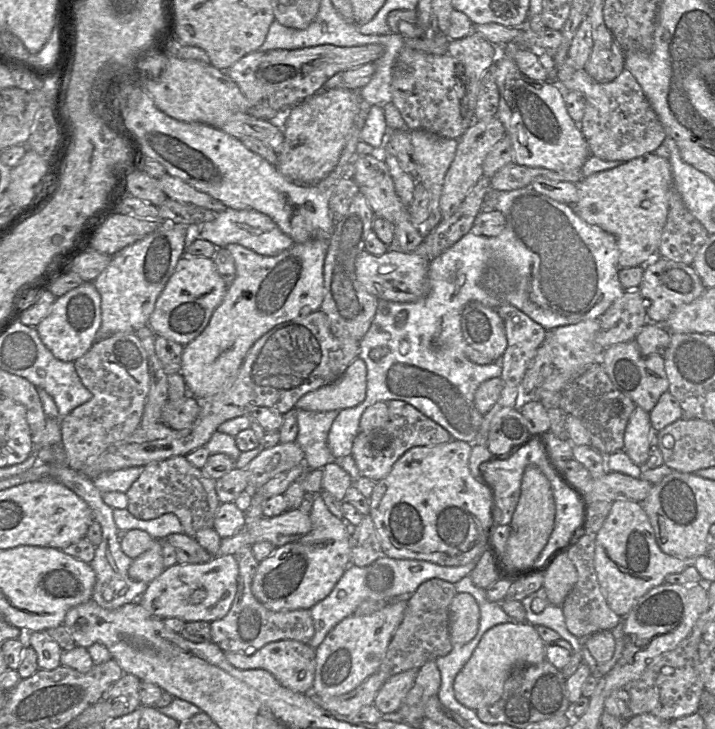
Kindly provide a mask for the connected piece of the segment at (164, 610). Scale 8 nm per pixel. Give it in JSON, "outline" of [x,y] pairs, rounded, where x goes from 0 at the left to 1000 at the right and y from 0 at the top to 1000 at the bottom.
{"outline":[[[324,760],[301,763],[285,772],[246,774],[232,779],[227,787],[207,800],[204,811],[187,826],[194,826],[211,844],[225,849],[248,846],[259,853],[297,853],[312,848],[322,837],[331,812],[333,787],[333,772]]]}

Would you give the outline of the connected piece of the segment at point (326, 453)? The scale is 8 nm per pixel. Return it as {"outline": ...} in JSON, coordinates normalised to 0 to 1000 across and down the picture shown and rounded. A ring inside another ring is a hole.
{"outline":[[[415,561],[417,597],[413,606],[427,621],[425,636],[429,643],[450,643],[469,631],[457,602],[474,567],[476,562],[442,565]]]}

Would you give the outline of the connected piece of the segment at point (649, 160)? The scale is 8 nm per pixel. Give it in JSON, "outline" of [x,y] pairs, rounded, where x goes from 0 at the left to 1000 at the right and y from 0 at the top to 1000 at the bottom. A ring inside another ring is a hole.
{"outline":[[[906,210],[860,230],[831,237],[807,254],[808,274],[801,281],[804,292],[820,306],[860,324],[867,368],[902,368],[922,354],[920,339],[934,295],[934,263],[941,255],[934,218]]]}

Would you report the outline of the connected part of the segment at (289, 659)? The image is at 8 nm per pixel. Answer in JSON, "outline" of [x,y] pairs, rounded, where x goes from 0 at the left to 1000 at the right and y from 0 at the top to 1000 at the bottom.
{"outline":[[[397,877],[378,881],[358,893],[316,894],[317,907],[334,918],[371,918],[396,941],[420,951],[436,951],[442,896],[431,882]]]}

